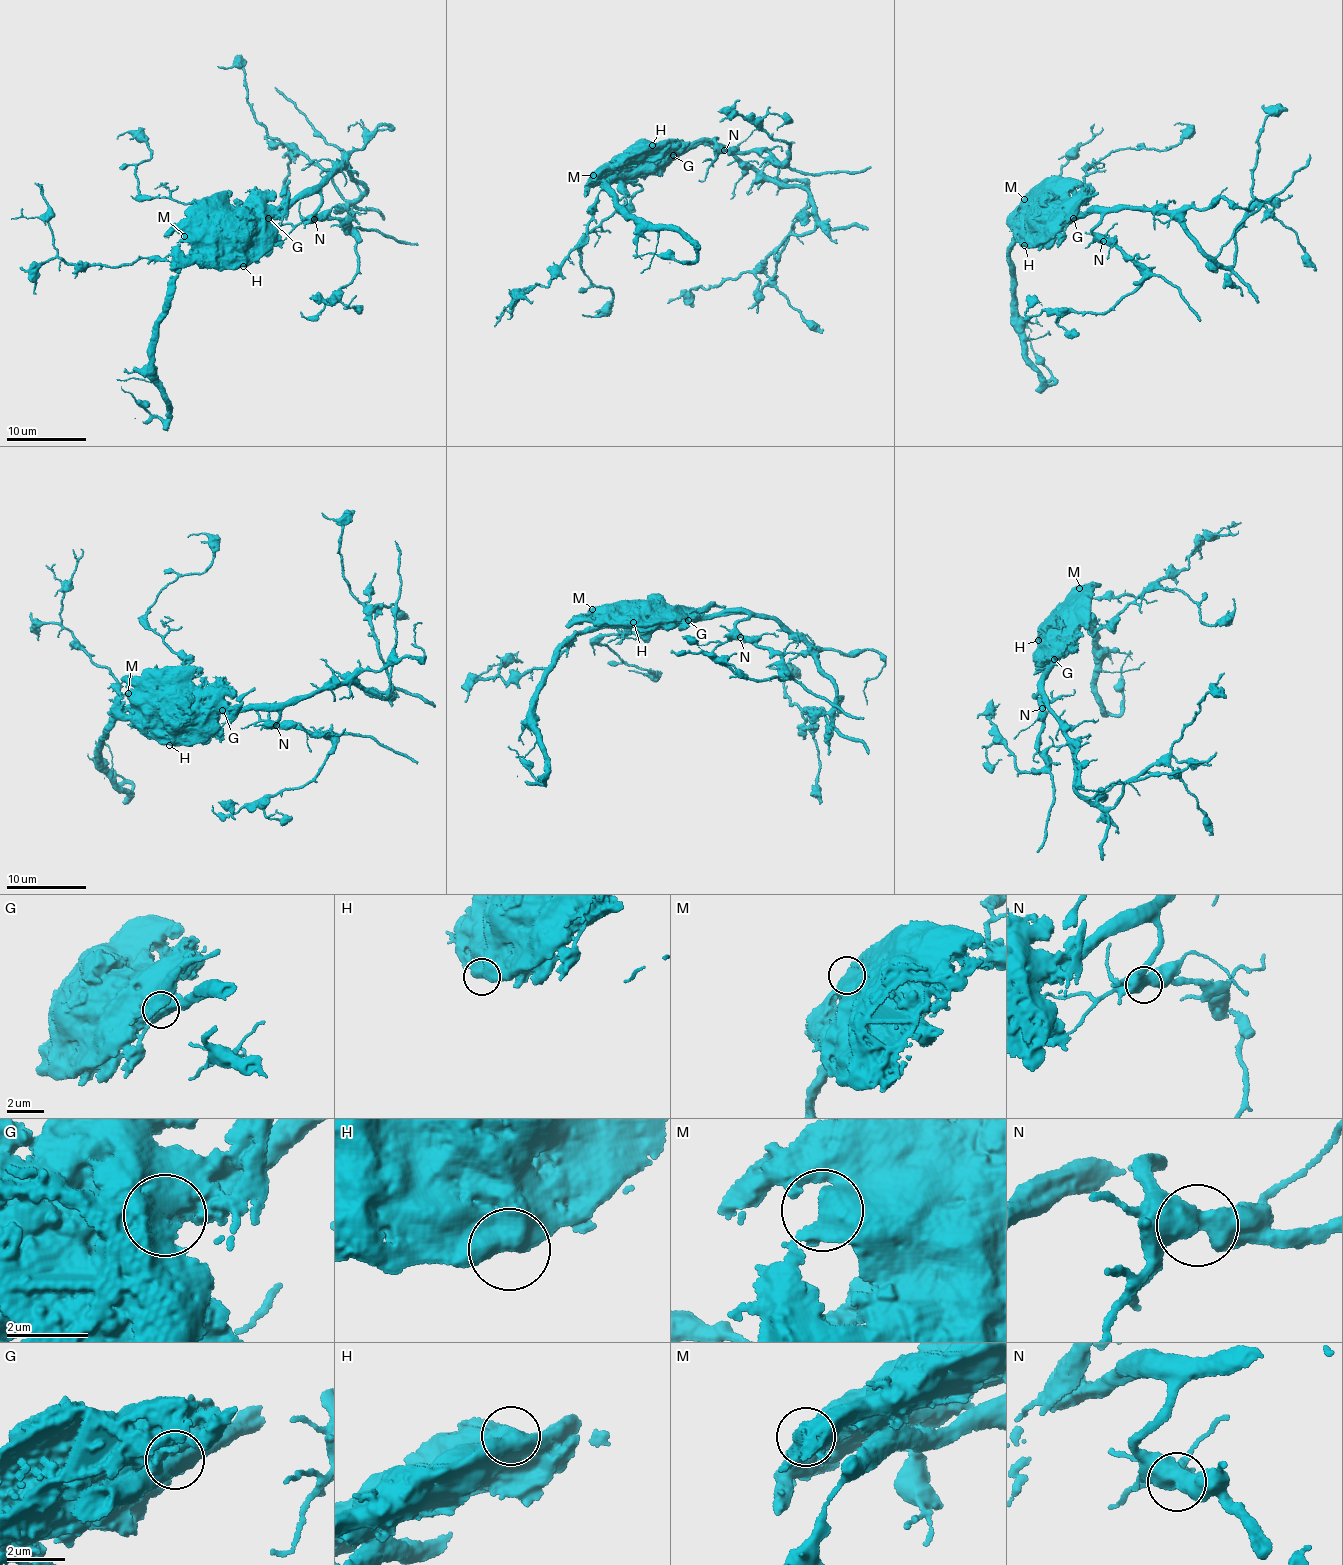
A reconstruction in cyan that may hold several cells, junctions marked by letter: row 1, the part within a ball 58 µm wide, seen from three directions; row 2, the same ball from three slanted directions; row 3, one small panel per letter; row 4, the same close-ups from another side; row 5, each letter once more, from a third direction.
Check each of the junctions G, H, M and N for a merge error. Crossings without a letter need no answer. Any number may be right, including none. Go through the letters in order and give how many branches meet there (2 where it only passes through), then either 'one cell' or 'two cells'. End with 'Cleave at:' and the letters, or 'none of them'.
G: 1 | two cells
H: 1 | one cell
M: 2 | one cell
N: 2 | one cell
Cleave at: G

